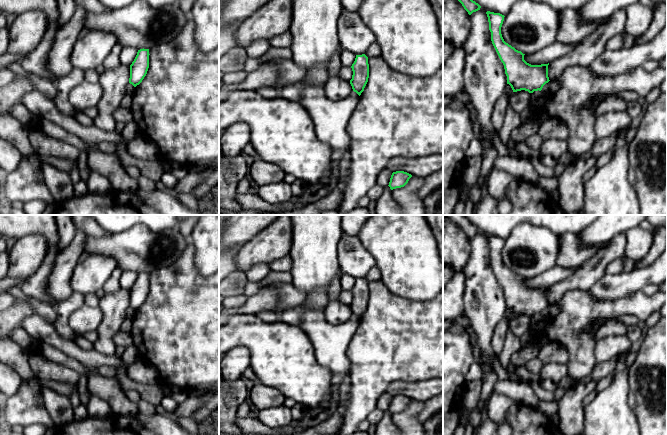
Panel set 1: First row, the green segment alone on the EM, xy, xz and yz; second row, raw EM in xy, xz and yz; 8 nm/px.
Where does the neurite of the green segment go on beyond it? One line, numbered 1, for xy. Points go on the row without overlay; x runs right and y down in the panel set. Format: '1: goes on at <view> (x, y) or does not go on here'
1: does not go on here

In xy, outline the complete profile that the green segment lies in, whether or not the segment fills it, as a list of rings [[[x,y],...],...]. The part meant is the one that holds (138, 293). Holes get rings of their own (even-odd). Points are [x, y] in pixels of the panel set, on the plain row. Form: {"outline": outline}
{"outline": [[[140,273],[130,289],[129,307],[134,311],[139,309],[147,298],[149,292],[149,273]]]}

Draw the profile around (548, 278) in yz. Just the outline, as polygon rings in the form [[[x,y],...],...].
[[[554,266],[534,278],[525,278],[524,284],[531,289],[548,288],[570,276],[576,268],[562,268]]]

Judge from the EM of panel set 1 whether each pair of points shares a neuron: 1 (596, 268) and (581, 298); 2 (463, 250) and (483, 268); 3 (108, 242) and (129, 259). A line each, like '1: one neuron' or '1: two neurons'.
1: two neurons
2: two neurons
3: one neuron

